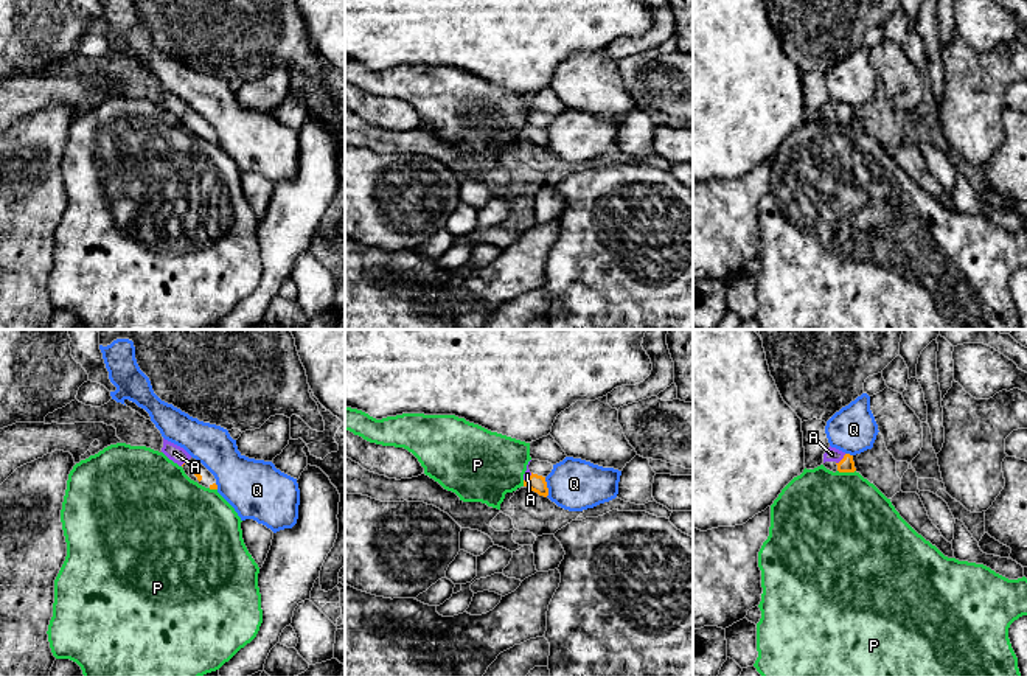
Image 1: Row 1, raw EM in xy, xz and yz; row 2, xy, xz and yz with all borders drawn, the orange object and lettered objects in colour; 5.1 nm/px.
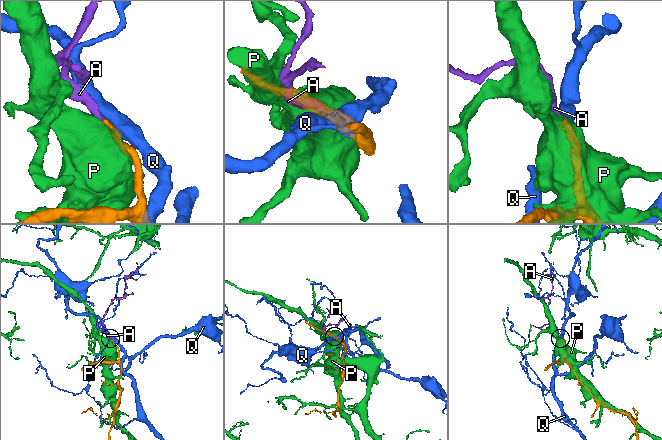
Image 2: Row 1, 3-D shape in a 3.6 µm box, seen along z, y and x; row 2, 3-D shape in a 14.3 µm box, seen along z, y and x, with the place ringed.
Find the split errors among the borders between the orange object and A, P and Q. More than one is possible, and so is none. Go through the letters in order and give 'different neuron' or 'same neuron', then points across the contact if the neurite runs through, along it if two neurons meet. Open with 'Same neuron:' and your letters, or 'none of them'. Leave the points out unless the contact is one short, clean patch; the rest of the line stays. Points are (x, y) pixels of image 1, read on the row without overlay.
Same neuron: A
A: same neuron; runs through yz (845, 117), (842, 111), (832, 106)
P: different neuron
Q: different neuron

